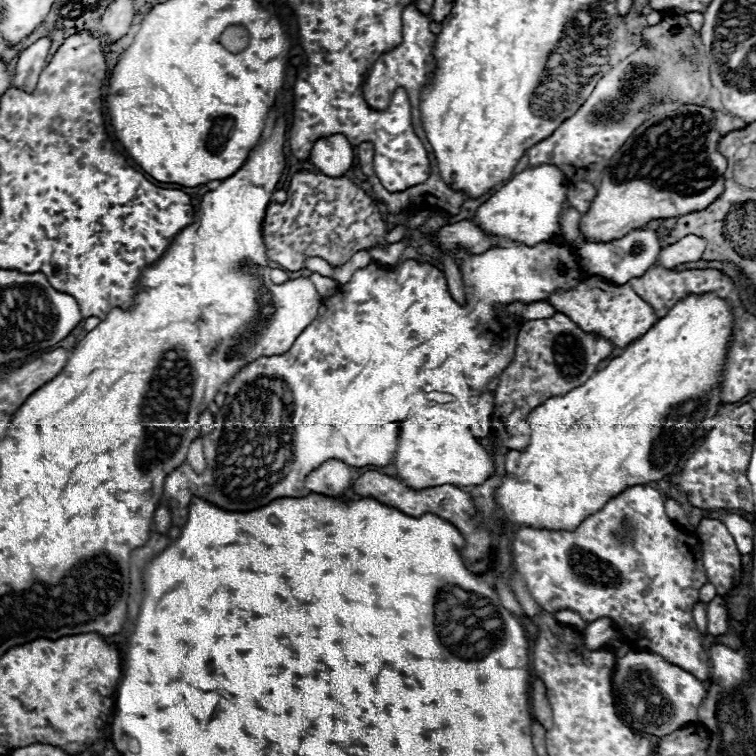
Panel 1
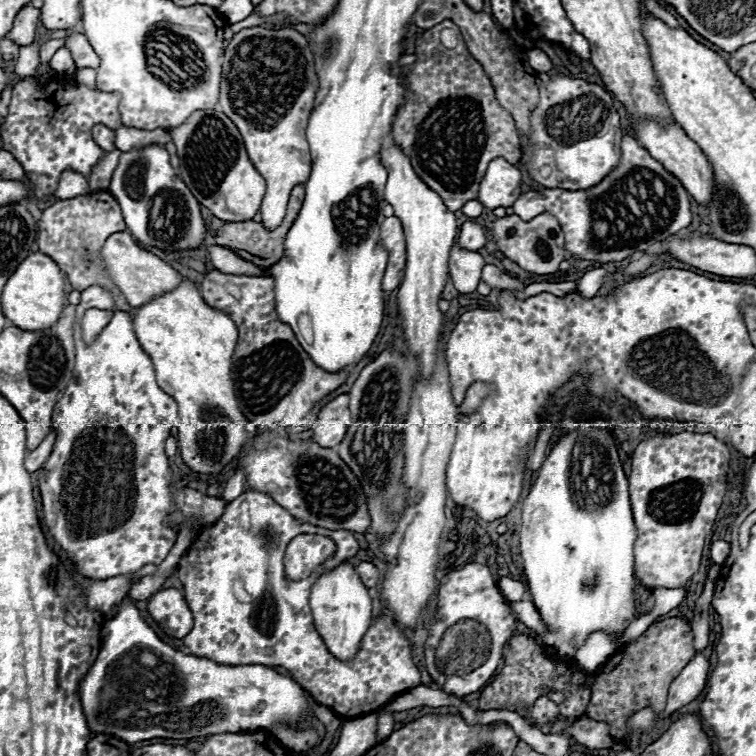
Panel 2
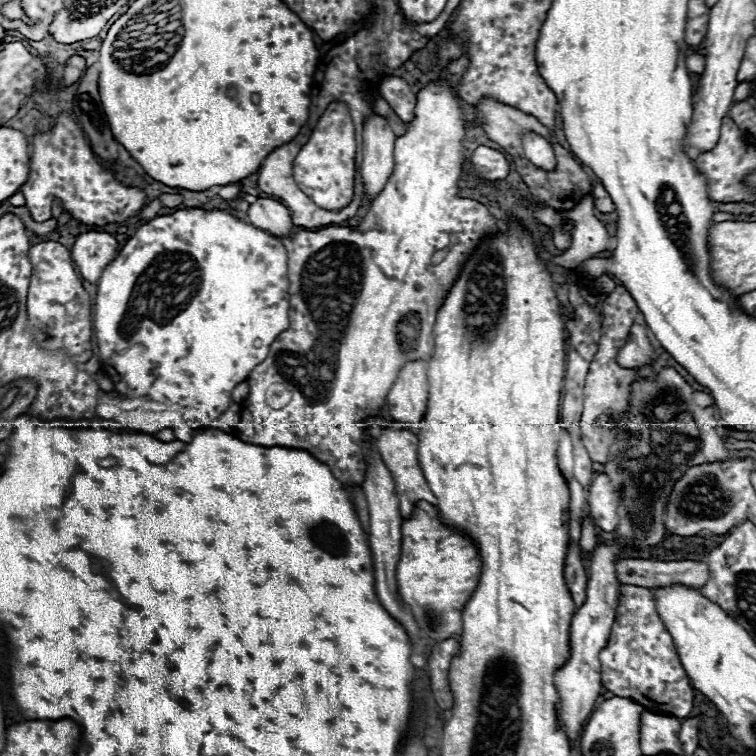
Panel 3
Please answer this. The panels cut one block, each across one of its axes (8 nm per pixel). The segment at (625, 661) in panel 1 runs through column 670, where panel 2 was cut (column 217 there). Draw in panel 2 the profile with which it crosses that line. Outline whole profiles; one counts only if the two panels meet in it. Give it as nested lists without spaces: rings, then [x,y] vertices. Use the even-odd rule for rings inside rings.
[[[126,604],[112,620],[108,620],[102,628],[102,650],[96,662],[90,666],[86,676],[80,680],[80,700],[84,700],[84,716],[88,720],[88,728],[94,734],[110,734],[126,740],[126,744],[134,744],[150,738],[196,738],[208,736],[210,732],[242,732],[254,728],[272,730],[272,724],[292,724],[302,720],[304,714],[312,714],[302,696],[302,688],[288,676],[276,672],[270,666],[260,664],[240,664],[240,666],[224,666],[216,664],[208,658],[182,654],[168,644],[164,644],[156,632],[148,626],[148,622],[140,616],[134,604]],[[150,652],[154,656],[154,666],[148,668],[140,662],[140,656]],[[152,688],[156,698],[148,700],[144,690]]]

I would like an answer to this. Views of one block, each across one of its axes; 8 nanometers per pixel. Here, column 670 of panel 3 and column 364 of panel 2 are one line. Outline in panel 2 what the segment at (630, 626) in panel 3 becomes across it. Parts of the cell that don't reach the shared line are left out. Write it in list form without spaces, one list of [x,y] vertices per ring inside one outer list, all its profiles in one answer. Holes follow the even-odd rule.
[[[248,490],[240,494],[236,500],[226,504],[224,514],[212,522],[206,524],[198,536],[194,538],[192,546],[184,552],[184,556],[178,562],[178,578],[184,584],[184,596],[186,602],[194,614],[194,628],[192,632],[184,638],[184,644],[188,646],[188,652],[194,656],[202,656],[208,660],[214,660],[218,664],[228,664],[228,666],[238,666],[238,664],[262,664],[262,666],[282,666],[292,672],[294,680],[312,694],[312,698],[334,710],[336,714],[344,718],[358,718],[362,714],[374,712],[384,708],[390,700],[396,696],[404,694],[410,688],[416,688],[420,684],[420,672],[412,662],[410,656],[410,642],[406,636],[400,632],[400,628],[394,626],[394,622],[388,616],[380,616],[372,620],[366,636],[362,638],[360,652],[356,654],[354,662],[342,662],[336,660],[328,648],[324,646],[320,634],[314,628],[310,606],[308,606],[308,596],[310,588],[316,582],[316,578],[322,572],[330,572],[338,568],[342,562],[347,561],[358,552],[358,540],[348,532],[348,530],[328,530],[328,528],[318,528],[312,524],[302,524],[300,520],[294,520],[282,506],[278,506],[274,500],[268,496]],[[298,534],[322,534],[328,536],[336,542],[336,556],[326,560],[308,580],[300,582],[290,582],[284,574],[284,550],[292,538]],[[240,576],[244,580],[244,588],[248,594],[252,594],[256,600],[252,604],[242,604],[234,598],[232,594],[232,580]]]

